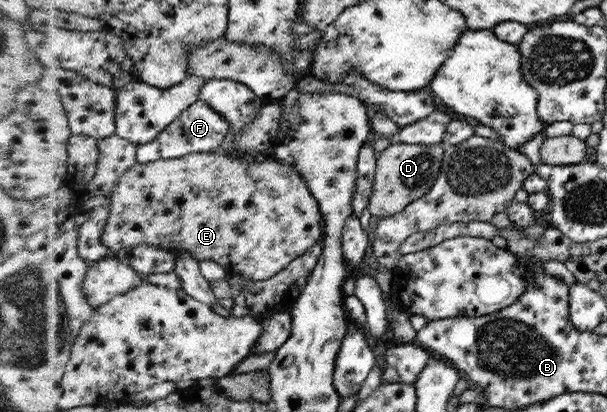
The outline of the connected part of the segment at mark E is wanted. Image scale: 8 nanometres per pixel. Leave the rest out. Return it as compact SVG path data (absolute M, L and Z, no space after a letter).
M218 151L215 153L193 153L178 159L161 159L155 162L142 163L138 162L129 172L126 172L118 180L118 187L113 196L112 211L109 223L107 223L105 243L110 245L115 256L124 253L127 249L135 248L138 244L152 244L166 248L173 253L177 250L188 250L192 252L199 261L213 259L225 267L228 277L231 275L243 275L253 281L269 280L289 268L295 258L299 258L303 253L309 250L314 244L320 242L324 234L324 217L318 199L313 195L306 179L297 171L294 166L281 162L276 158L267 160L243 160L230 156L228 153Z

